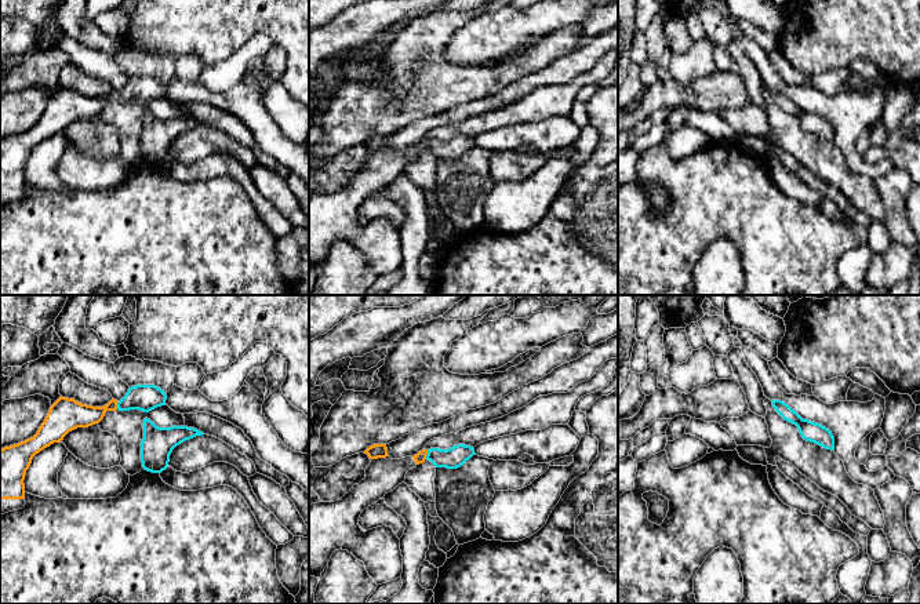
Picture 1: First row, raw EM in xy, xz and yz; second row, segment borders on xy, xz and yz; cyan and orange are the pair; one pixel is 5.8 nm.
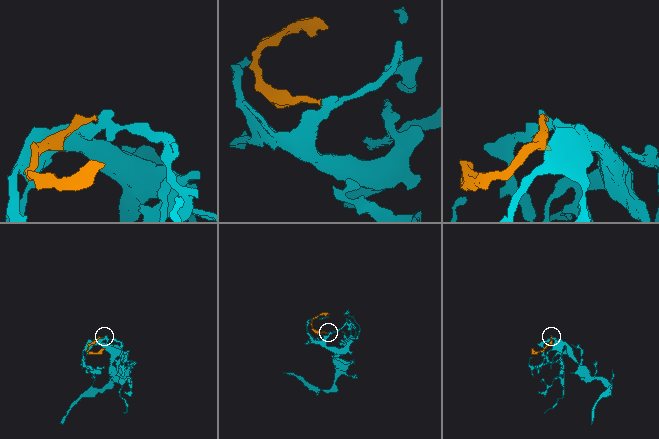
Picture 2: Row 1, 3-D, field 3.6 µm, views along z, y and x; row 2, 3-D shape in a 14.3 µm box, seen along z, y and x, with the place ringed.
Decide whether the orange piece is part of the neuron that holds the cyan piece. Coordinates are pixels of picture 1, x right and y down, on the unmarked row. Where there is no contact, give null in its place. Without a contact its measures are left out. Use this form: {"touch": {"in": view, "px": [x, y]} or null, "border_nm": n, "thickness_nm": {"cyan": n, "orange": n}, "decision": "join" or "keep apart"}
{"touch": {"in": "xz", "px": [428, 145]}, "border_nm": 60, "thickness_nm": {"cyan": 120, "orange": 60}, "decision": "join"}

